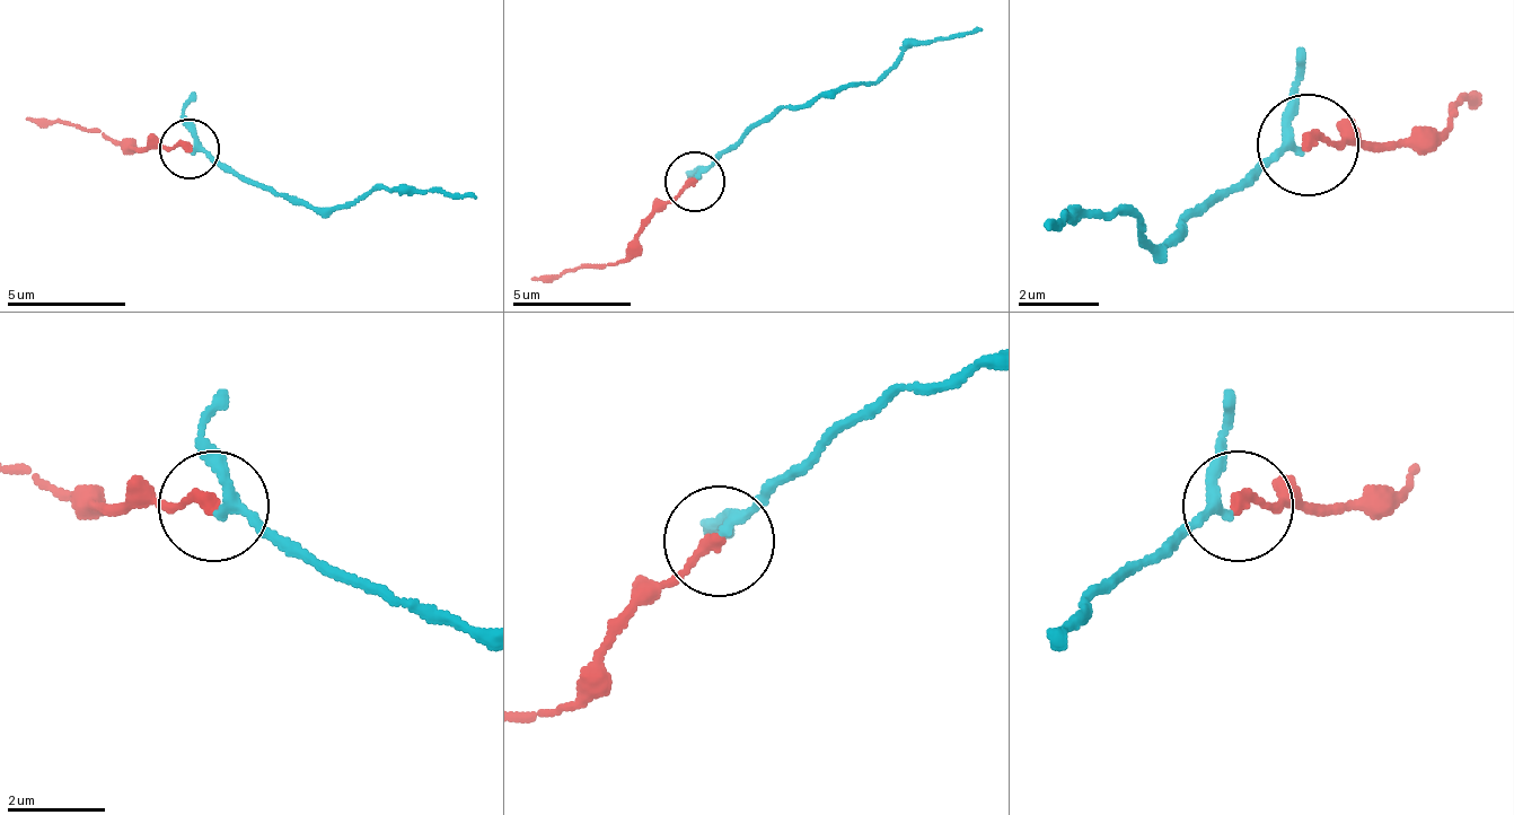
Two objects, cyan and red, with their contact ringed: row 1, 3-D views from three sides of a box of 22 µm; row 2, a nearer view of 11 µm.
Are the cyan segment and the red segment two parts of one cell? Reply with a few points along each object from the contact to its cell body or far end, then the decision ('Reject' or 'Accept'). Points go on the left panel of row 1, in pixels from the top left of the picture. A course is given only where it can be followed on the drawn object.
Course of cyan: (187, 152), (211, 152), (253, 183), (311, 207), (366, 200), (401, 189), (478, 200). Course of red: (187, 147), (116, 141), (27, 117). Accept

